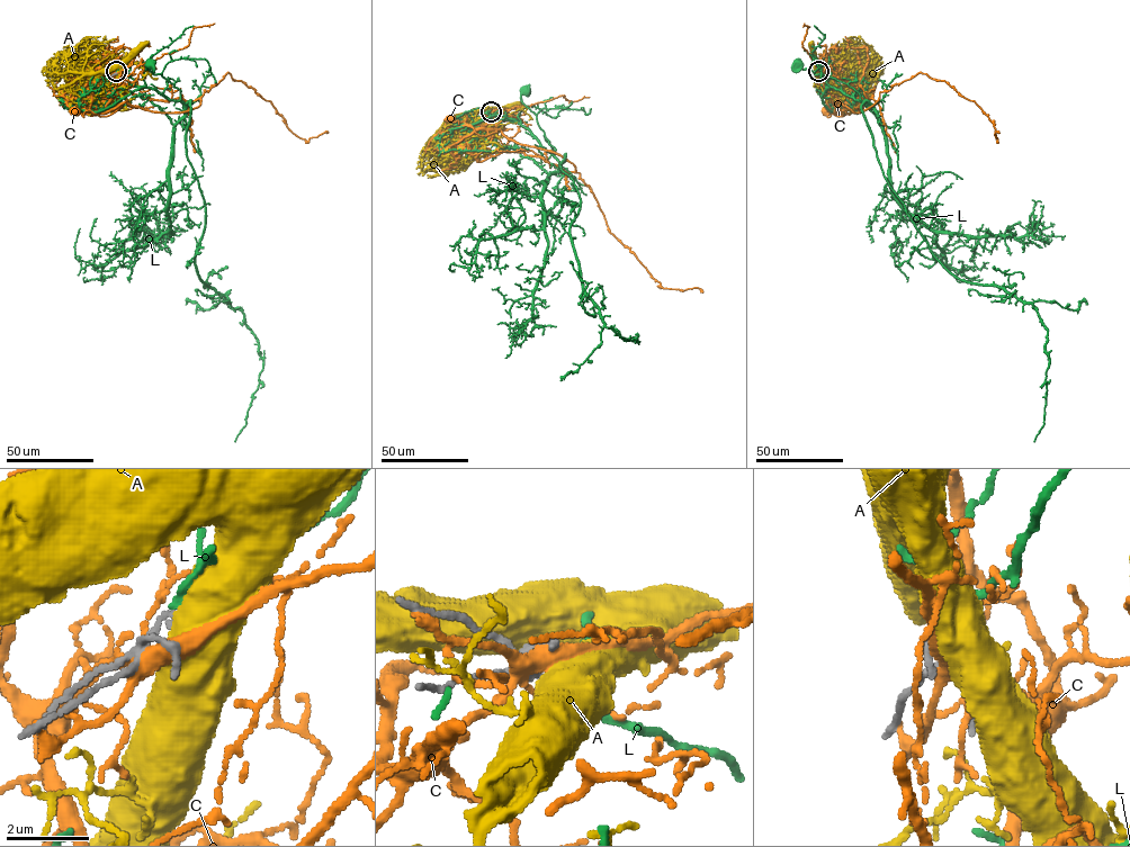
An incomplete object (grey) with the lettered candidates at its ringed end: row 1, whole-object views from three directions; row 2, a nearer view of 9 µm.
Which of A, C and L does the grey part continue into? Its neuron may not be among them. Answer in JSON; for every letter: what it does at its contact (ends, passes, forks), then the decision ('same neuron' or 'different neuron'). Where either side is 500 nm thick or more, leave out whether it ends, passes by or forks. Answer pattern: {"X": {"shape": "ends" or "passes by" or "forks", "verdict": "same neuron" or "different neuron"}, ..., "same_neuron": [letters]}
{"A": {"verdict": "different neuron"}, "C": {"shape": "forks", "verdict": "different neuron"}, "L": {"shape": "passes by", "verdict": "same neuron"}, "same_neuron": ["L"]}

